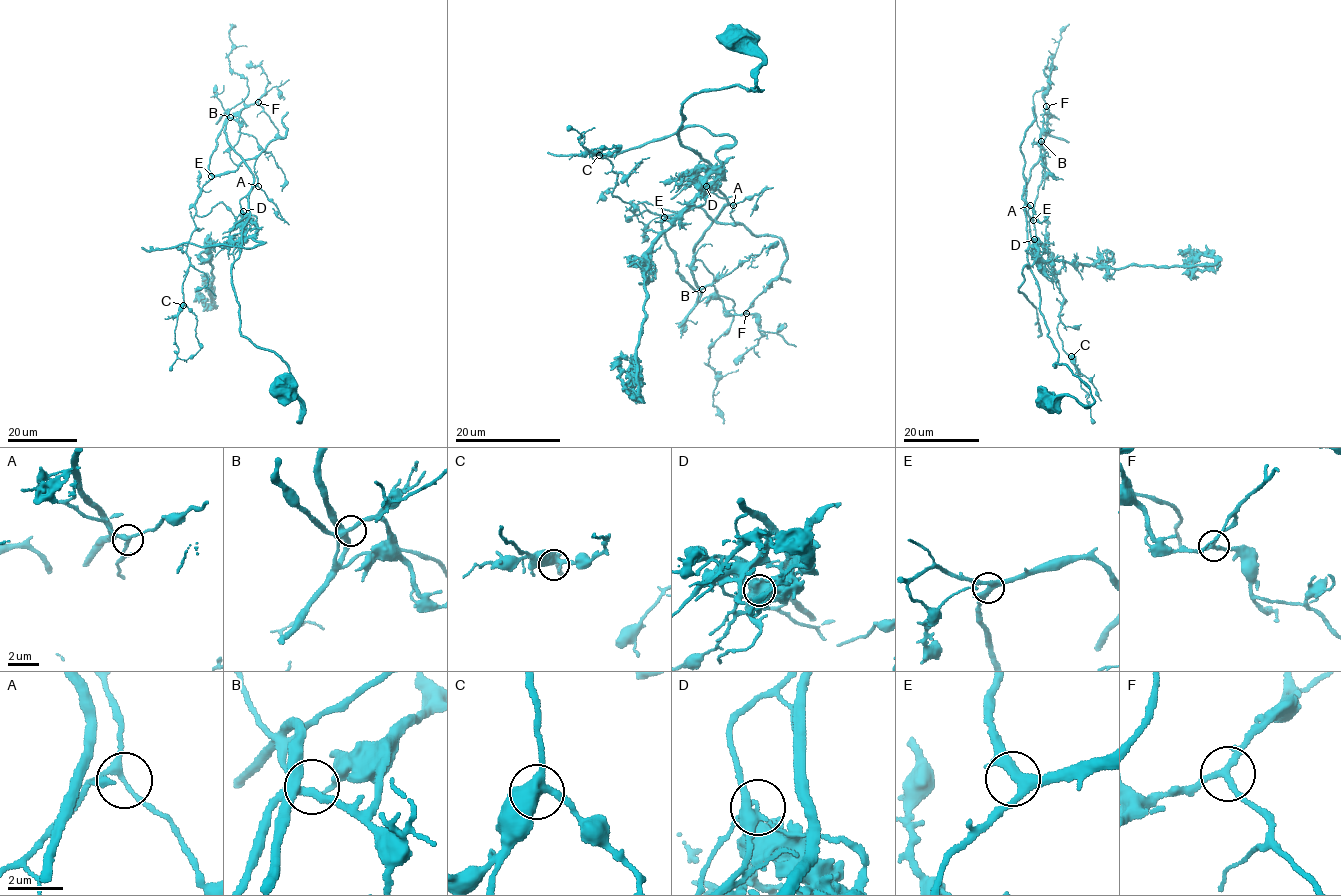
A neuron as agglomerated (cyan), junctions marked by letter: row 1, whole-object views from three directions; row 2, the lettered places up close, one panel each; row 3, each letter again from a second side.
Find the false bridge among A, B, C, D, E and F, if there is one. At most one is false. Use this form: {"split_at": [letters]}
{"split_at": ["D"]}

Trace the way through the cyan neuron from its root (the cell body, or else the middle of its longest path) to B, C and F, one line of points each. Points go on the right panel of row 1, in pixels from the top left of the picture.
B: (1047, 401), (1094, 398), (1072, 370), (1053, 365), (1058, 351), (1028, 261), (1023, 186), (1041, 141)
C: (1047, 401), (1094, 398), (1053, 365), (1024, 191), (1071, 356)
F: (1047, 401), (1094, 402), (1085, 381), (1053, 365), (1058, 351), (1028, 261), (1023, 186), (1040, 155), (1046, 106)

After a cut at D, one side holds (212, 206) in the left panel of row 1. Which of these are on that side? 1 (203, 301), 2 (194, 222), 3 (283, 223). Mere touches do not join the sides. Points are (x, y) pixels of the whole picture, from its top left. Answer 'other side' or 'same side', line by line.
1: other side
2: same side
3: same side

